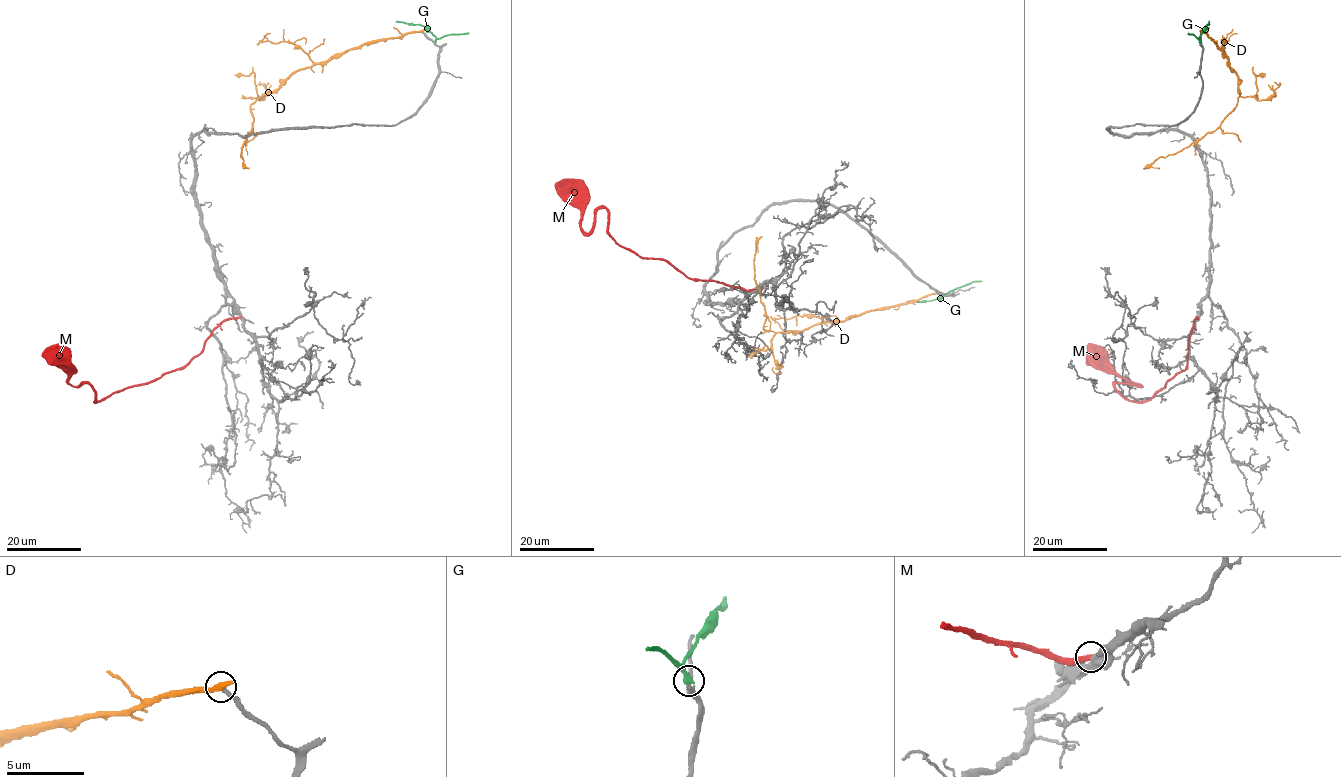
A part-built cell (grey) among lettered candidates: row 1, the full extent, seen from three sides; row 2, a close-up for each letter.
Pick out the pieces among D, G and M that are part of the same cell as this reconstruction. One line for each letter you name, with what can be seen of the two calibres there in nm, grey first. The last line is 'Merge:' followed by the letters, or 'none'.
Merge: none

